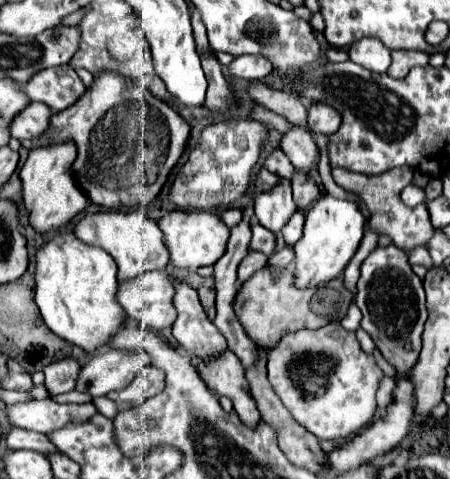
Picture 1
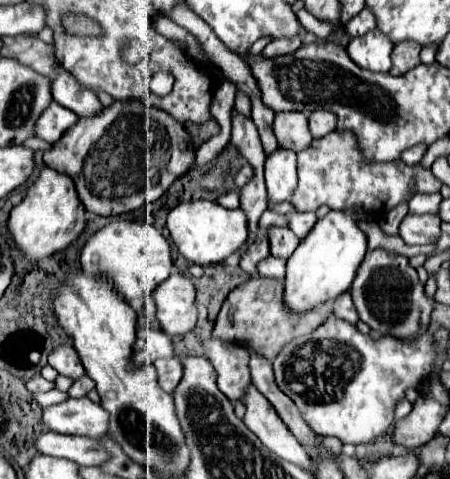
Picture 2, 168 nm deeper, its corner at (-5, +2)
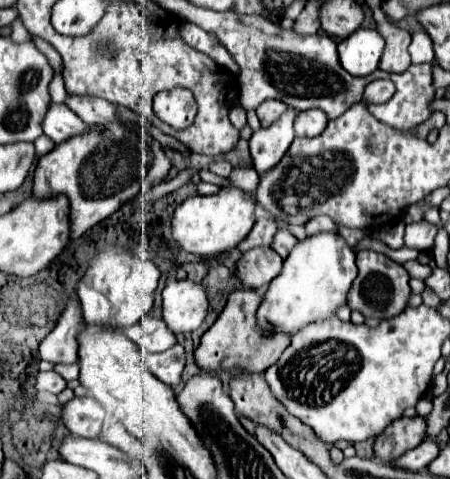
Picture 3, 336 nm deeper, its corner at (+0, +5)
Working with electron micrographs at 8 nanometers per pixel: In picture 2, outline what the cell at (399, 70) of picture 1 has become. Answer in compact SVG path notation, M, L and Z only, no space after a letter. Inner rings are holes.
M398 42L392 50L392 70L390 74L406 74L408 70L420 64L420 48L418 42Z

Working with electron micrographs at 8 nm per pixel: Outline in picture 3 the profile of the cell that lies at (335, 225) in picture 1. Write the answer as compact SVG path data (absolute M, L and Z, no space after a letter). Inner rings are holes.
M335 231L315 233L299 241L283 261L281 273L269 283L263 303L257 311L259 325L269 333L297 333L307 323L327 319L345 303L347 291L357 277L355 251Z

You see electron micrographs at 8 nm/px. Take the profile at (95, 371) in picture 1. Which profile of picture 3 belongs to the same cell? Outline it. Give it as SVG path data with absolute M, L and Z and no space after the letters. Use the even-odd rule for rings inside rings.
M147 315L137 325L129 327L125 333L129 339L133 339L139 345L143 355L161 353L177 343L173 331L169 331L169 327L165 325L163 319L155 319L155 317L147 317Z

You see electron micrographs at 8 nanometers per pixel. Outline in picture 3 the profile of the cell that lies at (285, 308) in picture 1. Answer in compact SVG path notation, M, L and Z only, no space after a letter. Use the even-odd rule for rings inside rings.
M241 287L233 291L227 299L227 305L223 307L221 315L217 321L209 327L207 333L203 333L199 347L195 349L195 359L205 371L215 371L215 369L233 369L233 367L243 367L249 373L263 373L267 367L271 367L281 353L287 349L291 343L289 333L265 333L257 325L257 307L261 303L263 295L257 289Z

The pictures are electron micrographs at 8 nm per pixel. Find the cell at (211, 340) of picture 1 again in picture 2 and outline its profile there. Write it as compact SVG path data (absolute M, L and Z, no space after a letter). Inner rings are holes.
M216 338L204 340L204 350L208 354L208 360L214 364L216 372L220 372L218 388L230 398L230 400L244 400L246 388L250 386L250 352L248 348L222 342Z

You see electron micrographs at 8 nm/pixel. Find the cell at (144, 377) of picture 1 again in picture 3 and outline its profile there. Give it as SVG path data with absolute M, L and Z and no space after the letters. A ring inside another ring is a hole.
M177 343L169 351L155 353L155 355L145 355L145 365L149 367L149 371L159 381L177 389L181 385L181 373L183 373L183 367L185 367L185 351Z

